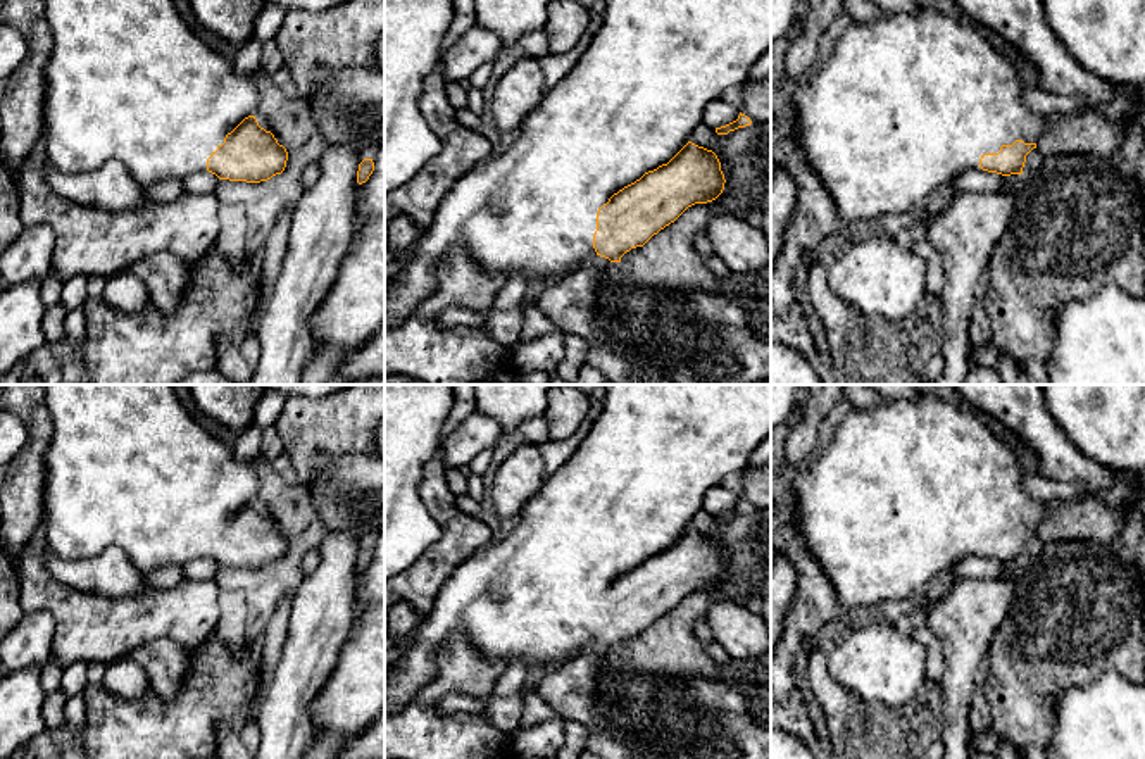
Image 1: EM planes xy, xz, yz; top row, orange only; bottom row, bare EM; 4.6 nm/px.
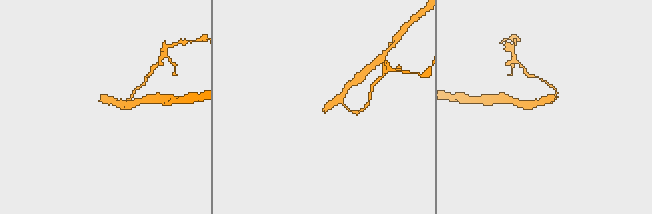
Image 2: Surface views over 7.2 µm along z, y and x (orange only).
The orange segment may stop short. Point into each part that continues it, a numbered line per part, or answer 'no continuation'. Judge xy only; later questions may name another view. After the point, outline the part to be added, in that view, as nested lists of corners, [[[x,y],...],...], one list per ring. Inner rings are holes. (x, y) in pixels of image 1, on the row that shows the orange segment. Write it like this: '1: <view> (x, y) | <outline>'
1: xy (128, 80) | [[[45,0],[45,19],[53,36],[53,48],[45,66],[43,133],[47,162],[60,172],[84,172],[102,167],[107,160],[122,162],[131,176],[145,188],[166,179],[183,179],[193,172],[207,171],[207,159],[224,143],[245,117],[255,116],[259,105],[257,74],[240,74],[216,48],[209,47],[198,33],[179,16],[172,0]]]

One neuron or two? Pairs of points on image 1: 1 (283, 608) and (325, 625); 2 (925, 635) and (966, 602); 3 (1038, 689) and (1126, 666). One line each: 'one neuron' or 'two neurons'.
1: two neurons
2: two neurons
3: one neuron

